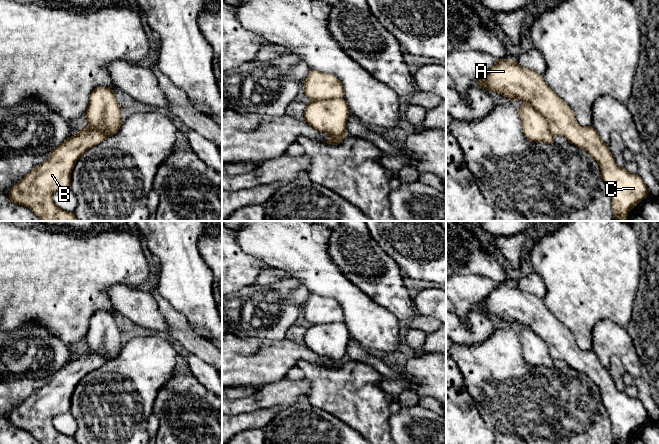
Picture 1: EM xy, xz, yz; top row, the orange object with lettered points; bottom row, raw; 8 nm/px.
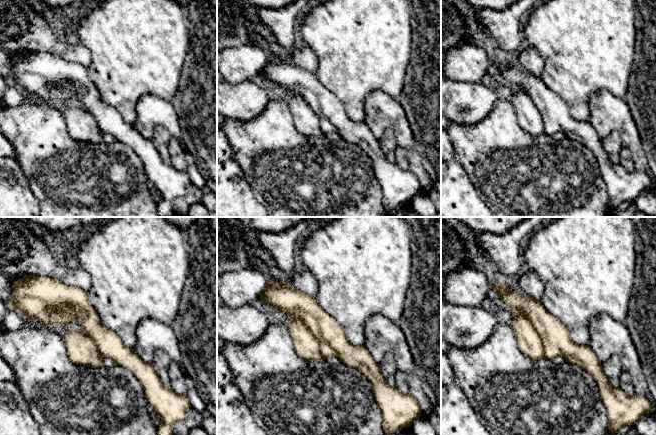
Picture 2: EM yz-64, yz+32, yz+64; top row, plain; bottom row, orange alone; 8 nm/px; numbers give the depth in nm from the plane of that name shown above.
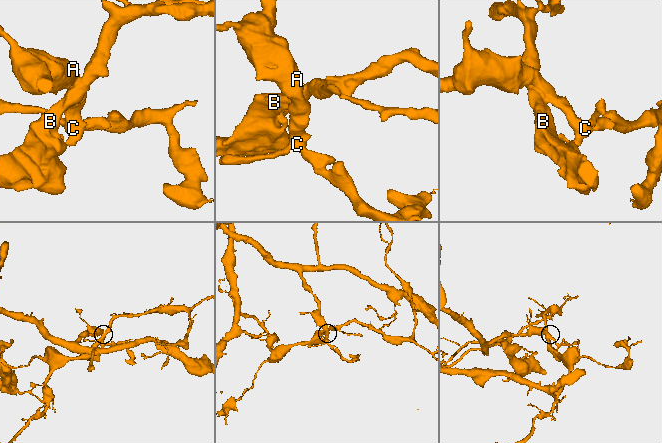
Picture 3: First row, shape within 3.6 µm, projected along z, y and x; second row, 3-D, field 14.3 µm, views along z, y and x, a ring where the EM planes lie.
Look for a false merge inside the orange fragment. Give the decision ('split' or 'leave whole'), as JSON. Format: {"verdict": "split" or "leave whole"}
{"verdict": "split"}

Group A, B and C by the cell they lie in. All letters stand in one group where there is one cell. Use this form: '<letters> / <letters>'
A C / B

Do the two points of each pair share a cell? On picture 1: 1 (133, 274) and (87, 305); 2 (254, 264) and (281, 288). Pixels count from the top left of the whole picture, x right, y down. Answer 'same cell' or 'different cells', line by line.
1: same cell
2: different cells

